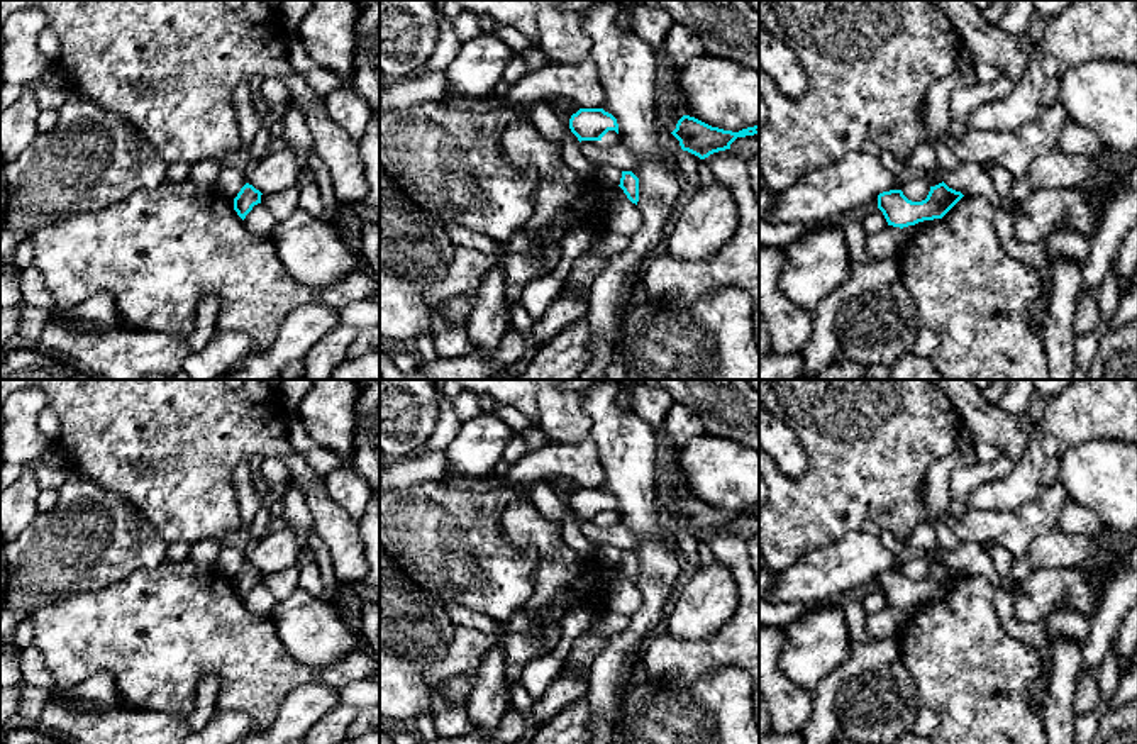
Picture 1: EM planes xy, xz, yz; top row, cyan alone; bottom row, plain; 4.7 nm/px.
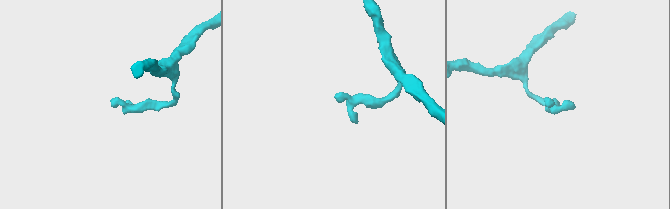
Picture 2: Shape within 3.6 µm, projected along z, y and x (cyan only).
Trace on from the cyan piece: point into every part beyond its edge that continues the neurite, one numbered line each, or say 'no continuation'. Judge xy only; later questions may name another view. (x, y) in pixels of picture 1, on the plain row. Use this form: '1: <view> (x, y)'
no continuation

